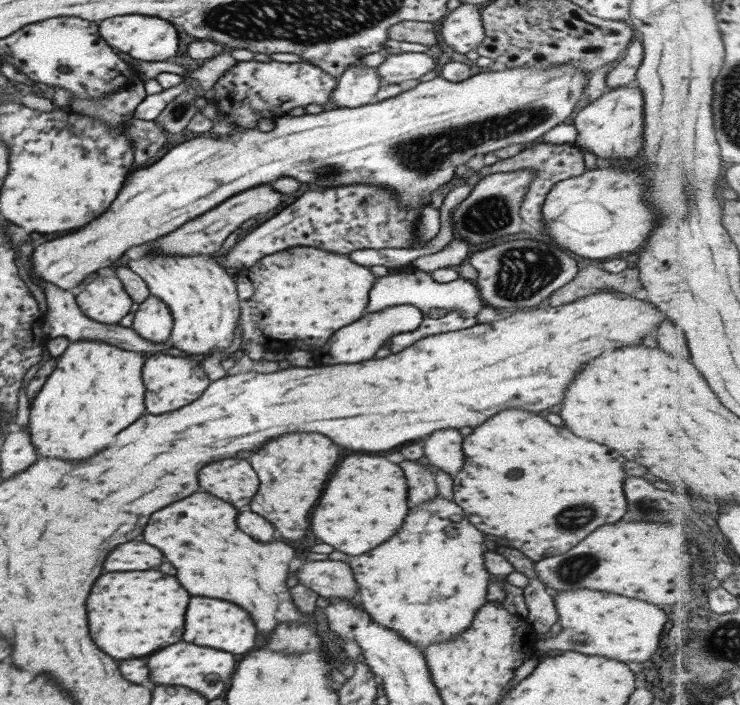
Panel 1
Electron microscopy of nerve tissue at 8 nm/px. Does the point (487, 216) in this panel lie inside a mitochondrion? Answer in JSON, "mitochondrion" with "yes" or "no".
{"mitochondrion":"yes"}

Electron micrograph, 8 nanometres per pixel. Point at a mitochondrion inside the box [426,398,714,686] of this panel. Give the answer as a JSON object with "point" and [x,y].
{"point":[575,569]}

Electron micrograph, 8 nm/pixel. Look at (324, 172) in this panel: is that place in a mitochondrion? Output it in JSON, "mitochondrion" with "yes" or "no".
{"mitochondrion":"yes"}

